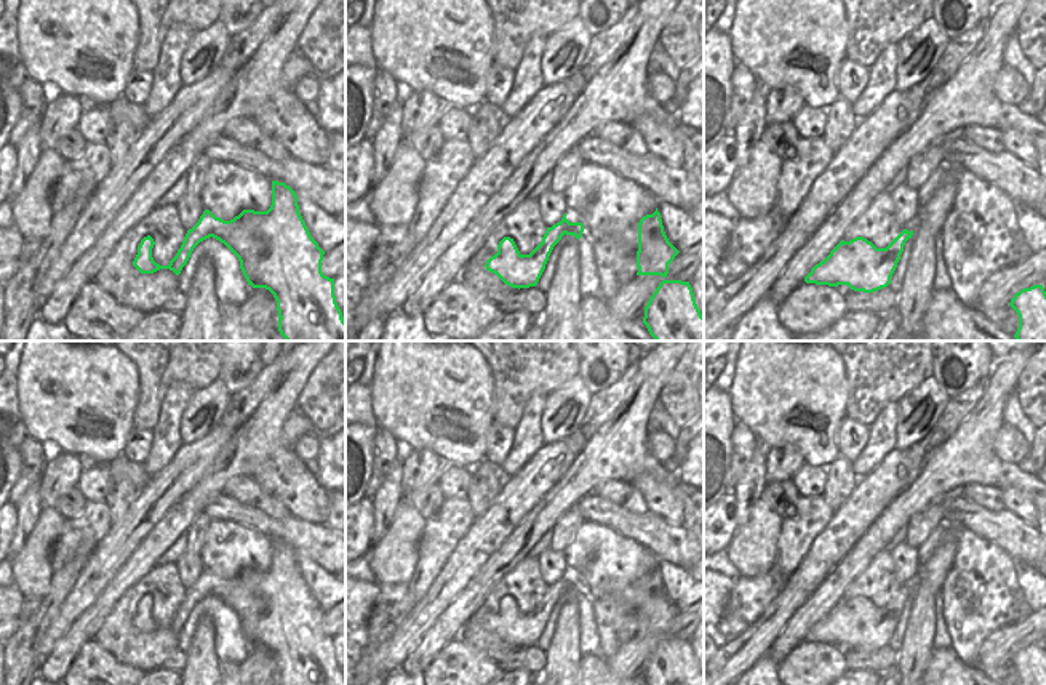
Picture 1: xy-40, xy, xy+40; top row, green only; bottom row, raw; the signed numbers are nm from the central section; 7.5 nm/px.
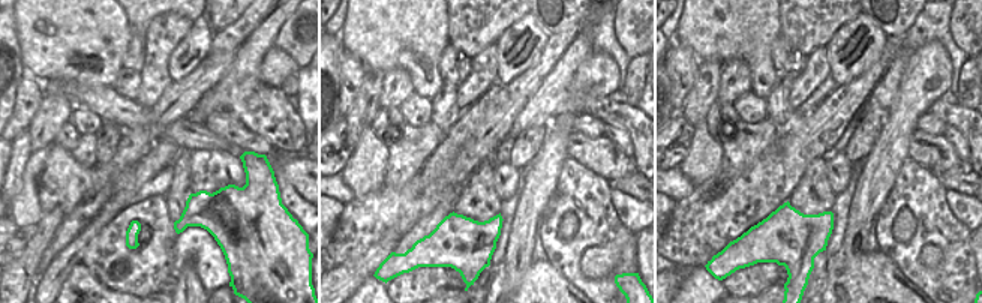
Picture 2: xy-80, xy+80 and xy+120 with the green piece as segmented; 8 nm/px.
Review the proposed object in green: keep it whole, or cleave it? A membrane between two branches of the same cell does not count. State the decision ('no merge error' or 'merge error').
no merge error

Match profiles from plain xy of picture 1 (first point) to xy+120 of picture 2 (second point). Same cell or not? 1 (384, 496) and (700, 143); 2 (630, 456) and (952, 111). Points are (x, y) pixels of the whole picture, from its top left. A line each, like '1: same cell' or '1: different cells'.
1: different cells
2: same cell

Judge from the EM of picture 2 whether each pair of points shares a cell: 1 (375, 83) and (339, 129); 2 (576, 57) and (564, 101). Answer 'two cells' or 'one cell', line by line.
1: two cells
2: one cell

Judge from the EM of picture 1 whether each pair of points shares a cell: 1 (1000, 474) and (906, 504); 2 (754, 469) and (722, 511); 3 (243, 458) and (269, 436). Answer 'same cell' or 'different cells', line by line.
1: same cell
2: different cells
3: same cell

